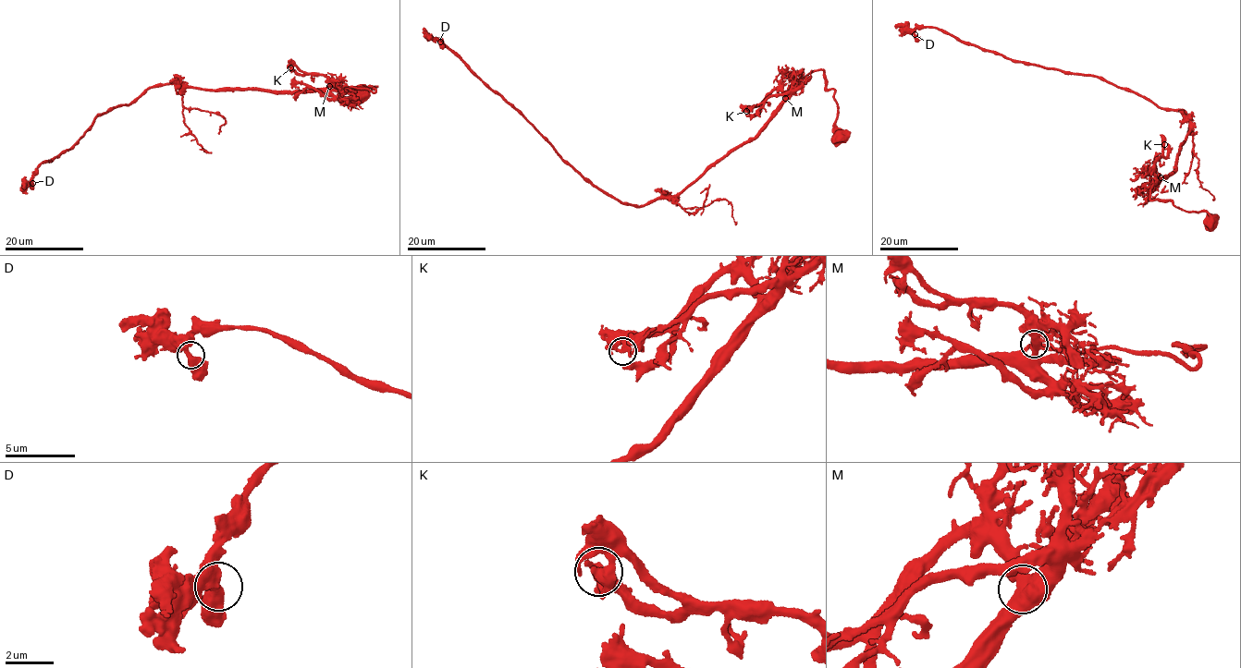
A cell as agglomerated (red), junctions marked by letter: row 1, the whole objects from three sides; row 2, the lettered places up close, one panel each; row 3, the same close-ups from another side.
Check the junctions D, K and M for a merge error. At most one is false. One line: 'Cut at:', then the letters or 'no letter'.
Cut at: no letter

